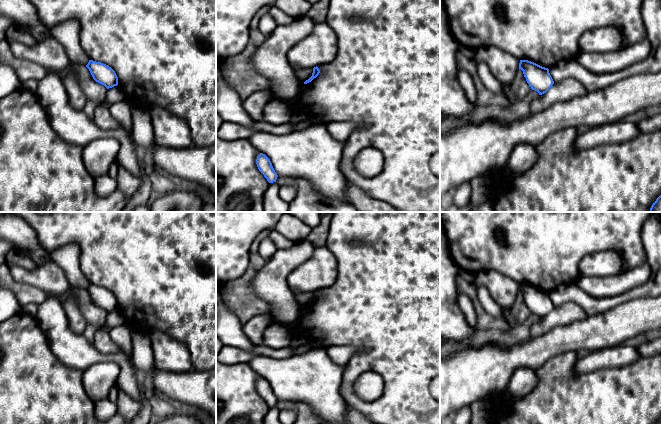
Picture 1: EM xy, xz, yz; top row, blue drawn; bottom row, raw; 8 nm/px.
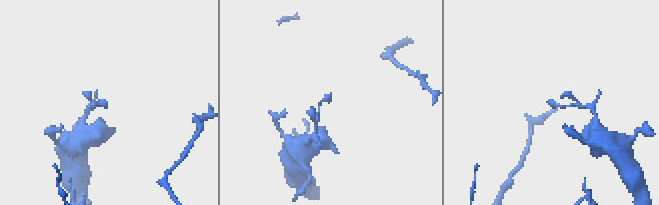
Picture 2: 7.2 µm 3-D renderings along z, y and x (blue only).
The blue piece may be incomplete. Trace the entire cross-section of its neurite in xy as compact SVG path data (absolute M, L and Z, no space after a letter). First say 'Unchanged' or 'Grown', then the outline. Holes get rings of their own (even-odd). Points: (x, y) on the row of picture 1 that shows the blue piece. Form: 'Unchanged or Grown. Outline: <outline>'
Unchanged. Outline: M89 60L86 67L89 69L93 79L107 89L118 85L118 77L115 71L108 65Z

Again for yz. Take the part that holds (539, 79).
Unchanged. Outline: M520 60L519 69L523 71L524 77L532 90L542 95L554 84L549 69L528 60Z

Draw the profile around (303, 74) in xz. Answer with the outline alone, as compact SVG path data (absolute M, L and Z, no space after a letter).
M297 68L294 69L295 70L295 74L297 76L297 78L304 83L306 80L308 80L313 73L313 68Z

